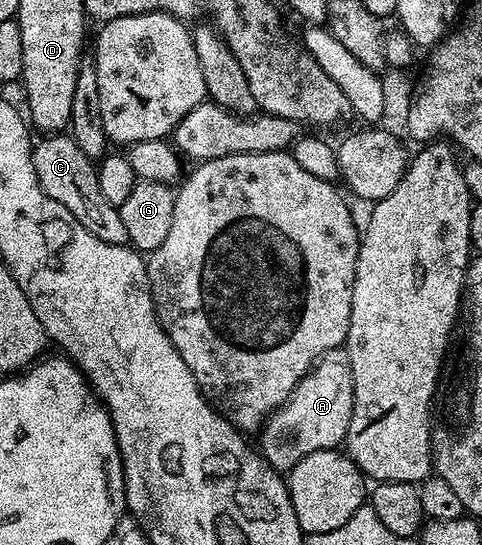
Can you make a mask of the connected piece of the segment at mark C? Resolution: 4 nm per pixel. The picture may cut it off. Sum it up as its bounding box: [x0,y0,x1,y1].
[32,135,128,245]

